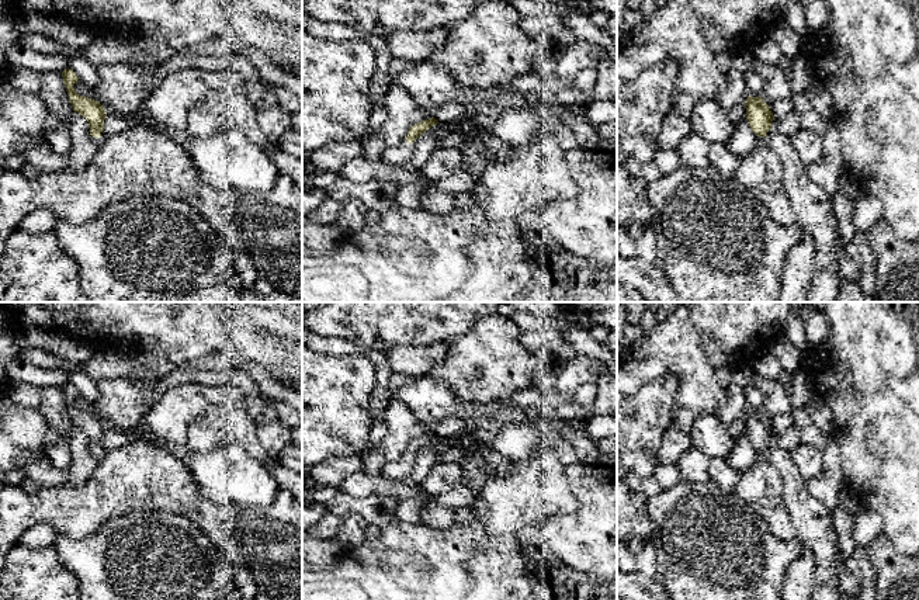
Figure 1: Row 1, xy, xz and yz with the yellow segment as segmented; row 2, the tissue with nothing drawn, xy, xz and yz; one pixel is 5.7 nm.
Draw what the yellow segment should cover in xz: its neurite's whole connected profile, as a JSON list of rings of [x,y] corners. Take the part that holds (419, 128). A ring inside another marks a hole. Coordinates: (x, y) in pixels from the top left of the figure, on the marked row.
[[[431,117],[430,119],[415,124],[409,129],[405,139],[398,146],[385,148],[381,160],[388,164],[395,164],[395,166],[408,164],[416,155],[419,136],[424,133],[427,129],[430,129],[431,126],[434,126],[437,122],[438,121],[434,117]]]

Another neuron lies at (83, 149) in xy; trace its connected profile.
[[[73,112],[67,121],[72,148],[67,153],[67,166],[65,170],[82,171],[94,157],[98,146],[91,141],[87,119],[79,112]]]

